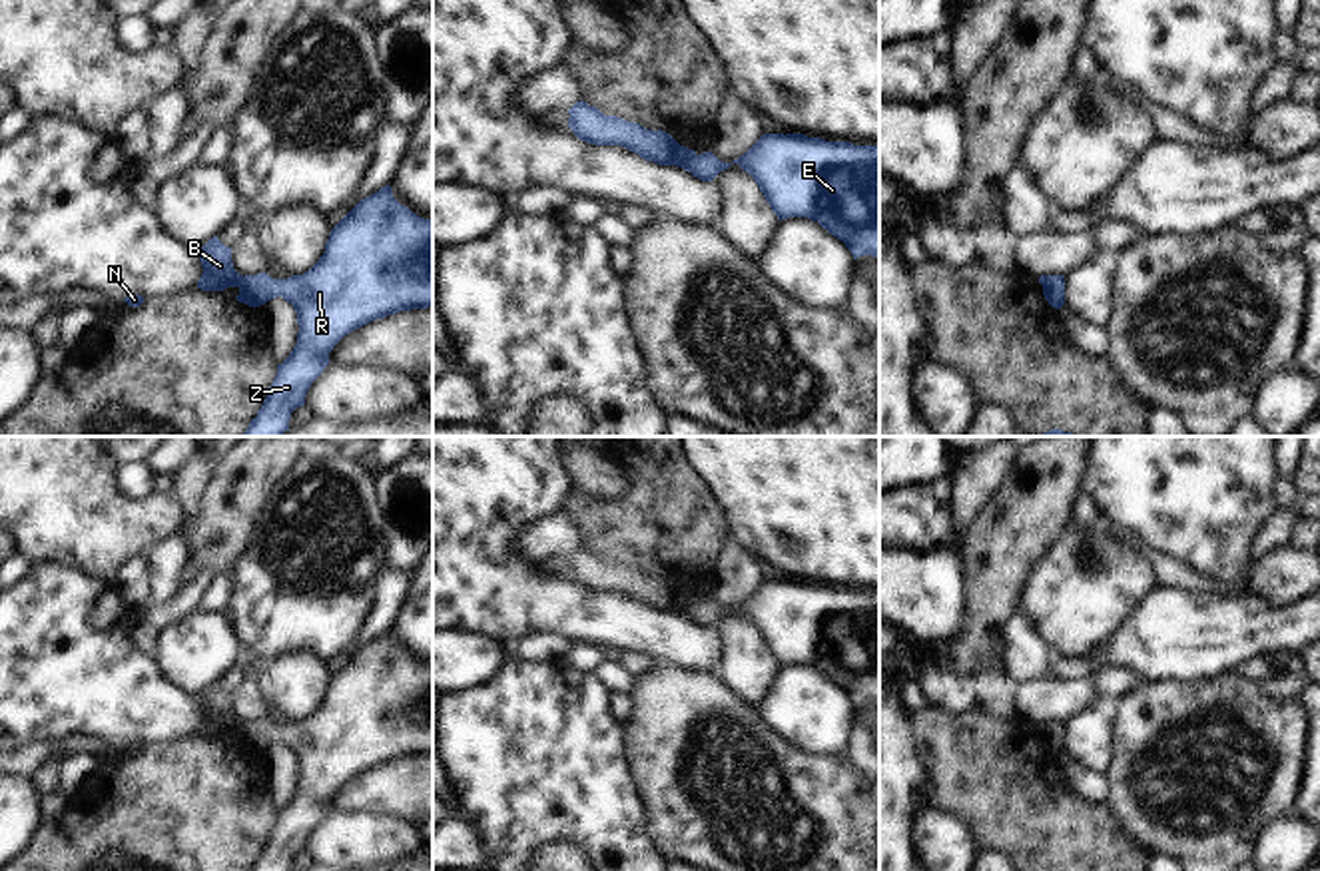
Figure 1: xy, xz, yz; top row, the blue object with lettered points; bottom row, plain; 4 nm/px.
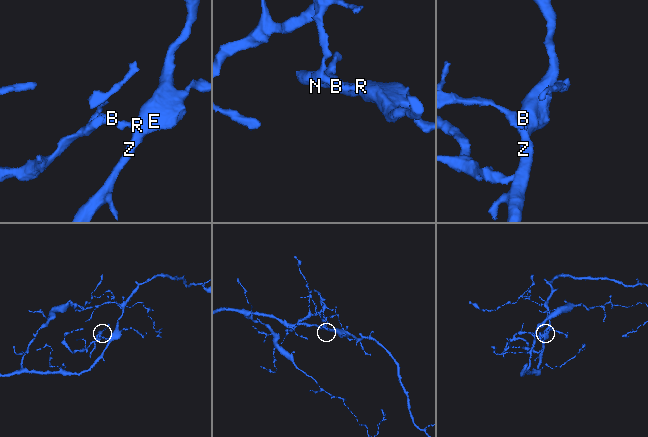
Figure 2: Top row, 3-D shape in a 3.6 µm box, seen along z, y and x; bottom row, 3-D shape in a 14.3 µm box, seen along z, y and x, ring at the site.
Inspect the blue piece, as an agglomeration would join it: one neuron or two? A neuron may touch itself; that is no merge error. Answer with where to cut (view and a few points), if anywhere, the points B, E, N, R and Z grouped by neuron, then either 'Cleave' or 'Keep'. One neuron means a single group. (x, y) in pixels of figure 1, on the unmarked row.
Split along xz (696, 602), (682, 612). Groups: B N / E R Z. Cleave

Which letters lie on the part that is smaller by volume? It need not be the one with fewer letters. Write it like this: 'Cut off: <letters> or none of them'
Cut off: B, N

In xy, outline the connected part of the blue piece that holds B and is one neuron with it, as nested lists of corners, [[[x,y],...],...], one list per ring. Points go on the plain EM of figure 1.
[[[217,682],[199,696],[199,708],[203,720],[197,727],[197,735],[223,737],[243,729],[243,722],[233,716],[231,694],[225,694]]]

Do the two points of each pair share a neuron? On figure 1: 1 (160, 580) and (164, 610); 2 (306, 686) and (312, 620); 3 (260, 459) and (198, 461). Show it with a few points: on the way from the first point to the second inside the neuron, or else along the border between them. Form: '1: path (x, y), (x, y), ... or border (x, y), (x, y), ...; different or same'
1: border (178, 592), (166, 600), (150, 600); different
2: border (264, 660), (276, 654), (308, 650), (324, 664); different
3: border (214, 465), (214, 477), (196, 509); different

